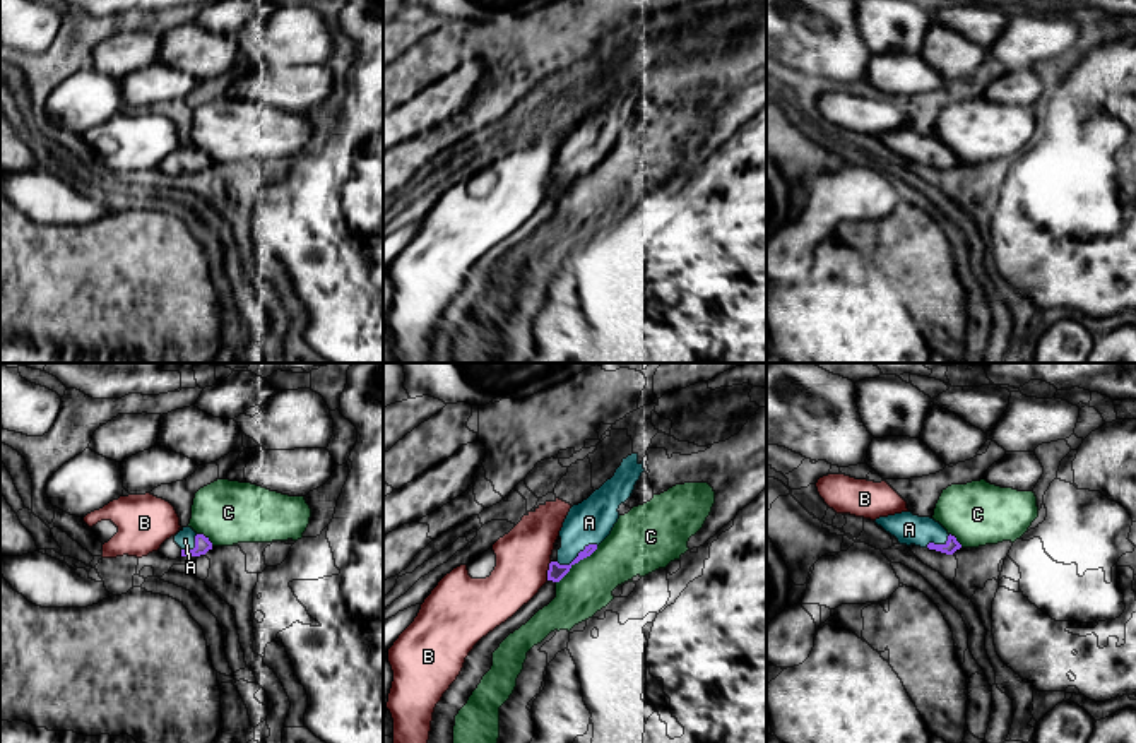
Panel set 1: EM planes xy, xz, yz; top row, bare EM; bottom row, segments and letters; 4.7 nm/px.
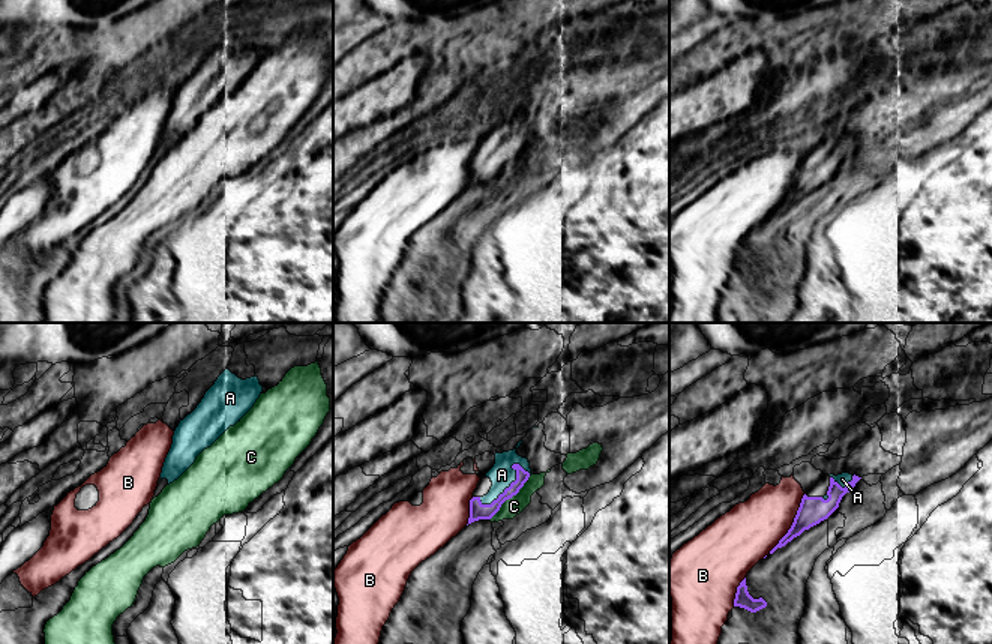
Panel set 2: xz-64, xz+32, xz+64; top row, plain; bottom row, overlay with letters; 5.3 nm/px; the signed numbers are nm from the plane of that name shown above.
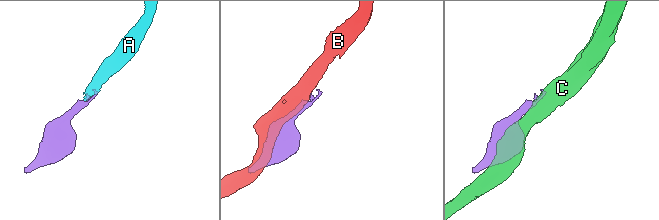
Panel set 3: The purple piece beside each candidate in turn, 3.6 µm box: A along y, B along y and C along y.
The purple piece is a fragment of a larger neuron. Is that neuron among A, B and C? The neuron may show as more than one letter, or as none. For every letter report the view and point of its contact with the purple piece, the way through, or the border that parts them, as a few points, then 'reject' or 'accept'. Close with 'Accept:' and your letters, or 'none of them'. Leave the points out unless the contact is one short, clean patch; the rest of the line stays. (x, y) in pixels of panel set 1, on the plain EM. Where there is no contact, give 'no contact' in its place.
A: meets purple in xz at (579, 172); runs through xz (556, 189), (579, 172), (579, 154), (589, 139); accept
B: meets purple in xz at (548, 187); reject
C: meets purple in xz at (577, 178); border along xz (597, 163), (556, 199); reject
Accept: A

